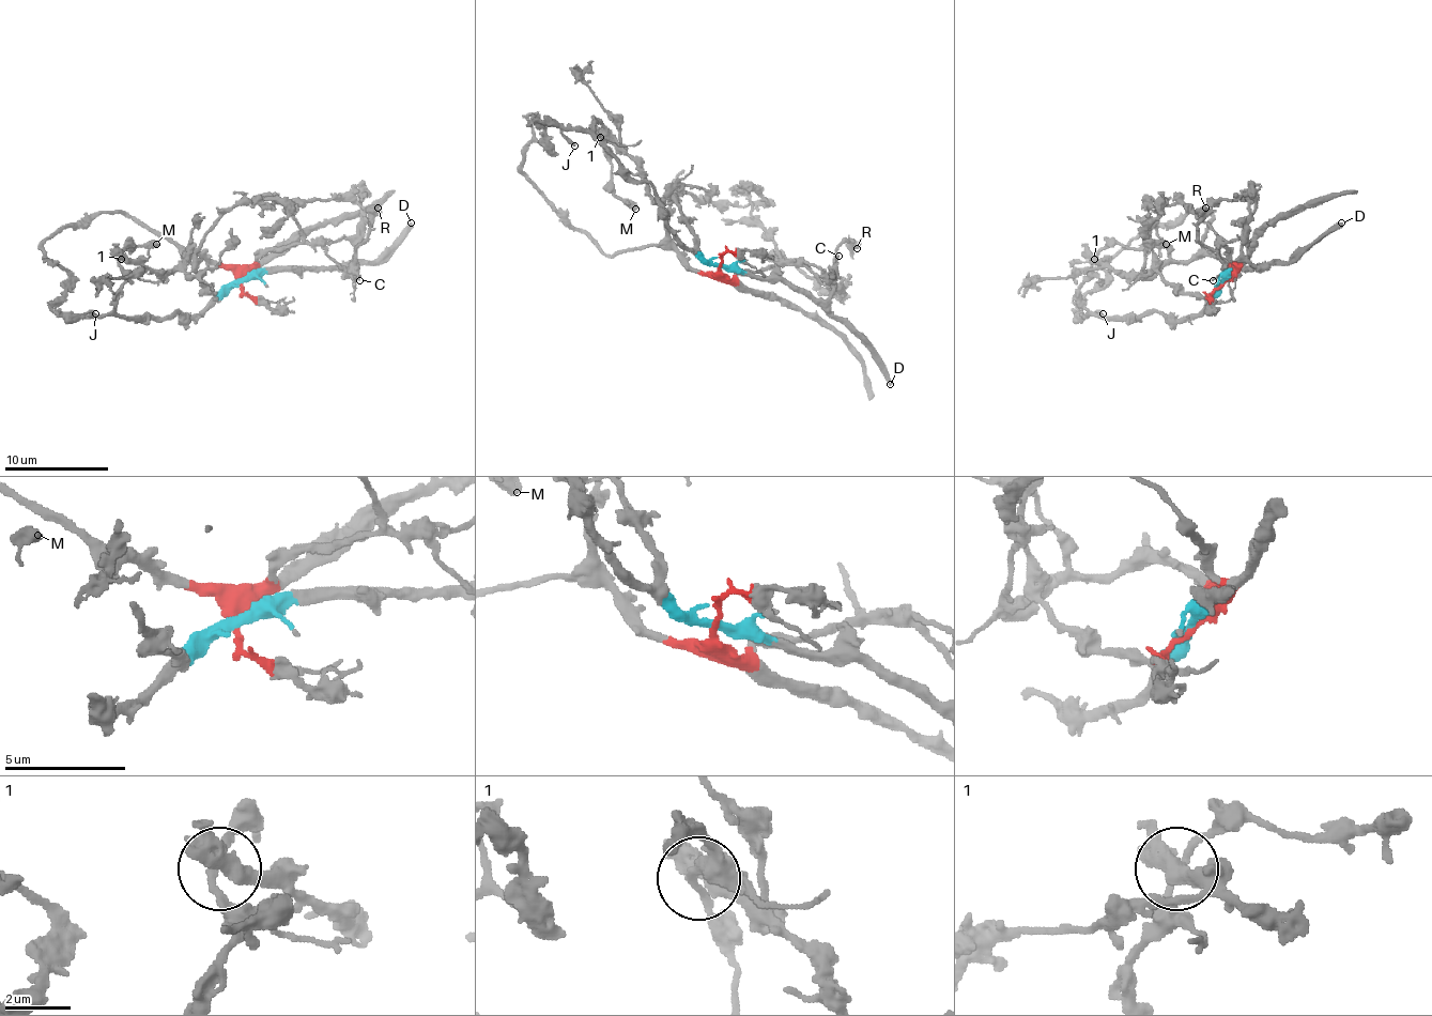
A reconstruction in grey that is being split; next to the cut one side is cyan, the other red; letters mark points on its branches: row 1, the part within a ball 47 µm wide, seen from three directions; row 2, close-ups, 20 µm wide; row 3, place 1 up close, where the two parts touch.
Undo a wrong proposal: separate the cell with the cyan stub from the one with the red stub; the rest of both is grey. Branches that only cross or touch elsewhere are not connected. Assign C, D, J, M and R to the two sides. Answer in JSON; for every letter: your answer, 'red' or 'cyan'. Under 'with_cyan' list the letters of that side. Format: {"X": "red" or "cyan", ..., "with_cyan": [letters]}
{"C": "cyan", "D": "cyan", "J": "cyan", "M": "cyan", "R": "cyan", "with_cyan": ["C", "D", "J", "M", "R"]}

